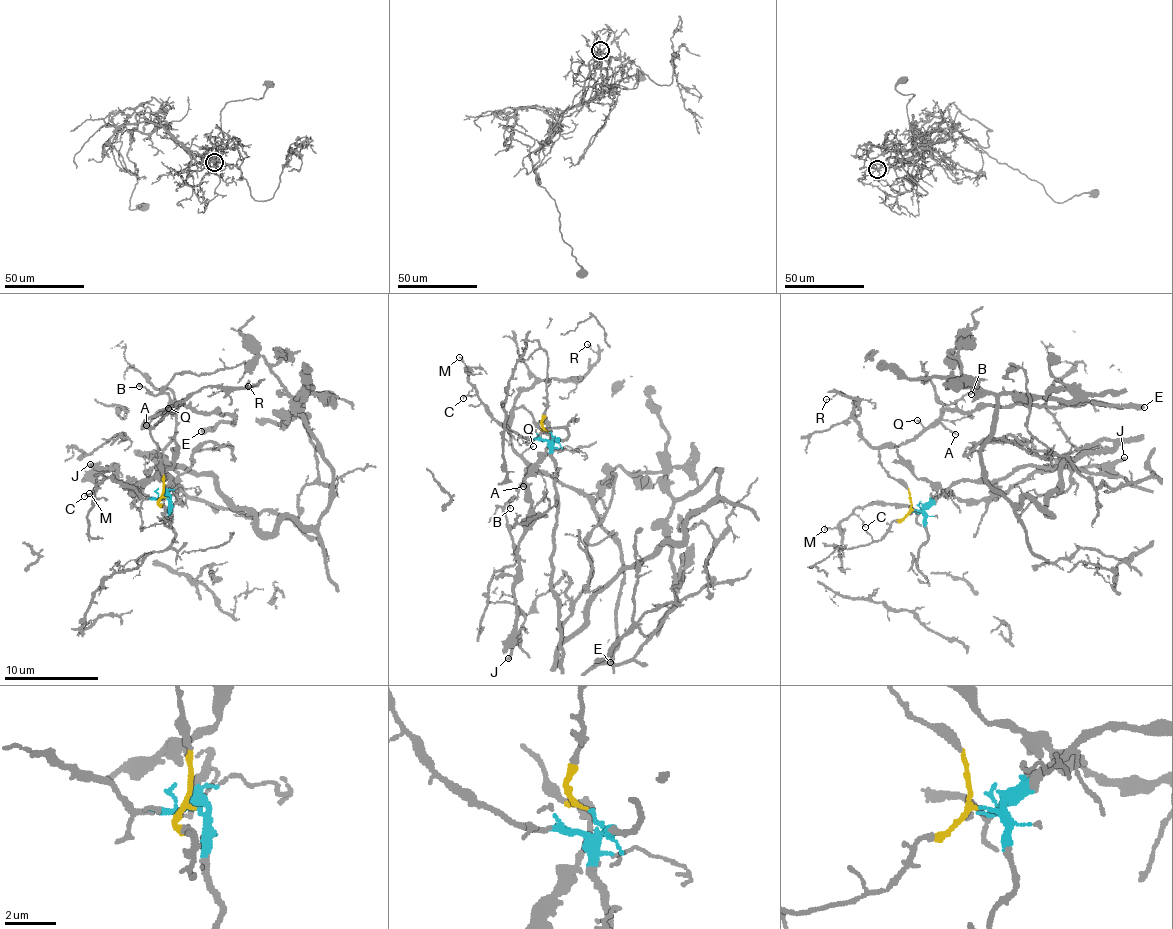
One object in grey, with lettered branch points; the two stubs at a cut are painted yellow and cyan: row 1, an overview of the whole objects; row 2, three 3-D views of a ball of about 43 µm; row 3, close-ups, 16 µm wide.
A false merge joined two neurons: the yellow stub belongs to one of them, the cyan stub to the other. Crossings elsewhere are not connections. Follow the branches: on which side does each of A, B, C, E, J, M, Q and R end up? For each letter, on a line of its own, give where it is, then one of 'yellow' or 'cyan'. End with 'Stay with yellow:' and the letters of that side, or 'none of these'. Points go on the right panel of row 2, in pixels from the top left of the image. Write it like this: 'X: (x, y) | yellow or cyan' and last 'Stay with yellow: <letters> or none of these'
A: (955, 434) | yellow
B: (971, 394) | yellow
C: (865, 527) | cyan
E: (1144, 407) | yellow
J: (1124, 457) | cyan
M: (824, 529) | cyan
Q: (917, 420) | yellow
R: (826, 399) | yellow
Stay with yellow: A, B, E, Q, R

